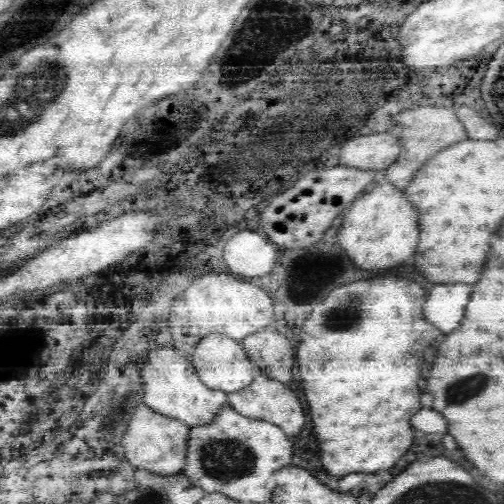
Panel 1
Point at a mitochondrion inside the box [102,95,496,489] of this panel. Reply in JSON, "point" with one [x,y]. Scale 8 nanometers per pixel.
{"point":[224,458]}

